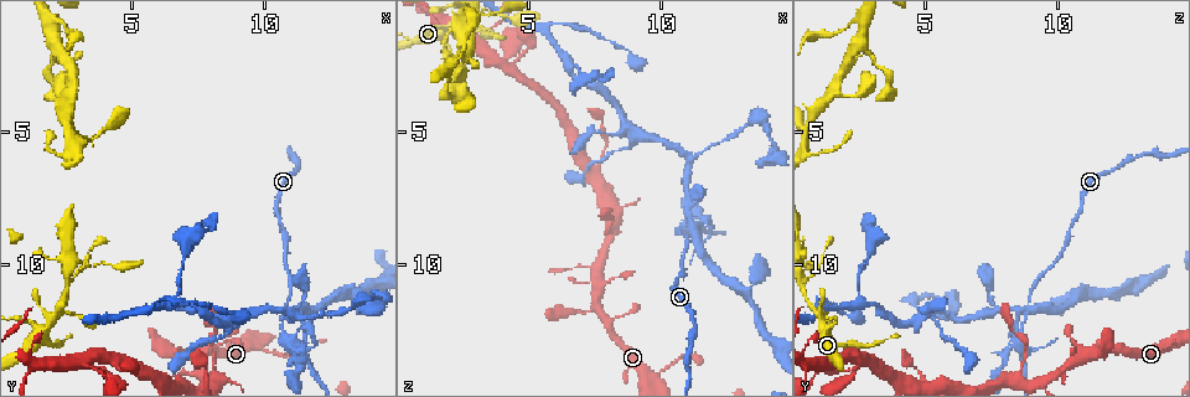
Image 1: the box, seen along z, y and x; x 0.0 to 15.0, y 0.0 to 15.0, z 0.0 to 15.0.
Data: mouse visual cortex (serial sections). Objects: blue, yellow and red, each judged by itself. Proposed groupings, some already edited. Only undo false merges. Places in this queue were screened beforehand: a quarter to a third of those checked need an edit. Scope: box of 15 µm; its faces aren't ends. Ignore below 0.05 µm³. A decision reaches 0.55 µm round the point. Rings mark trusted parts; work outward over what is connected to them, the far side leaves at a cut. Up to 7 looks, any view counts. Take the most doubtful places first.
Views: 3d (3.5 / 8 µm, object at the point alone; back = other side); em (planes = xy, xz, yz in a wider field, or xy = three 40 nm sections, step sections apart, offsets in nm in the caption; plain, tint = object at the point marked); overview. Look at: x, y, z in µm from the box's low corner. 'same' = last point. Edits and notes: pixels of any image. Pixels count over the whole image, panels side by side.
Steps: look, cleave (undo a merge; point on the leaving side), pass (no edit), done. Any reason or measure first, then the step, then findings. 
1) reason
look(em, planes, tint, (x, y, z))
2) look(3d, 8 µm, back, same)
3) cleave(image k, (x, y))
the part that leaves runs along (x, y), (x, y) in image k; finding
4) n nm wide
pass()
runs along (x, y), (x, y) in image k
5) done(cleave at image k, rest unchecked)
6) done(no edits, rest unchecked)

sharp bend
look(3d, 3.5 µm, (2.1, 11.9, 1.1))

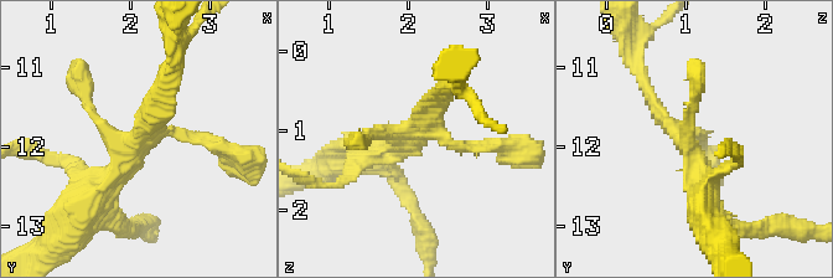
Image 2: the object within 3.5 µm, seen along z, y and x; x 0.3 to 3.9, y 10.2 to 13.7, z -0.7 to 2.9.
need the tissue
look(em, xy, step 5, tint, (2.05, 12.00, 1.00))

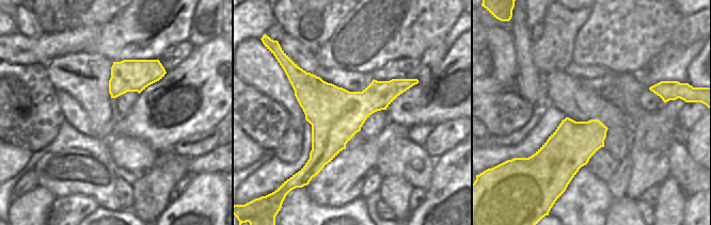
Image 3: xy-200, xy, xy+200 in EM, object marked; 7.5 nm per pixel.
pass()
runs along (84, 210), (141, 137), (164, 83) in image 2; continuous, no second cell

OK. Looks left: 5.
small branch off a trunk
look(3d, 8 µm, (7.5, 13.4, 11.6))

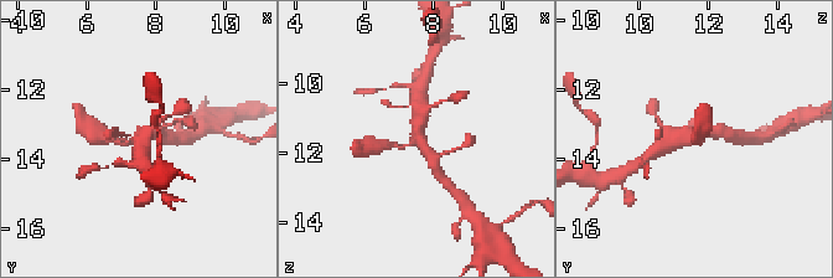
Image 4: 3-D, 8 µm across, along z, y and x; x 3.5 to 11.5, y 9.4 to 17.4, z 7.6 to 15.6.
shape alone is not enough
look(em, xy, step 5, tint, (7.6, 13.3, 11.5))

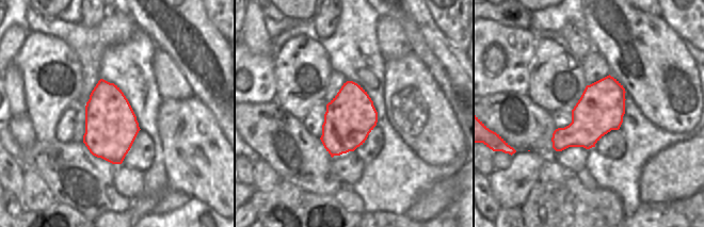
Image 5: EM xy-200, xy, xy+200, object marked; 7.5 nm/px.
380 nm wide
pass()
runs along (720, 133), (693, 134), (658, 149) in image 4; all the same cell

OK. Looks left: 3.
look(3d, 3.5 µm, (4.0, 13.6, 2.4))

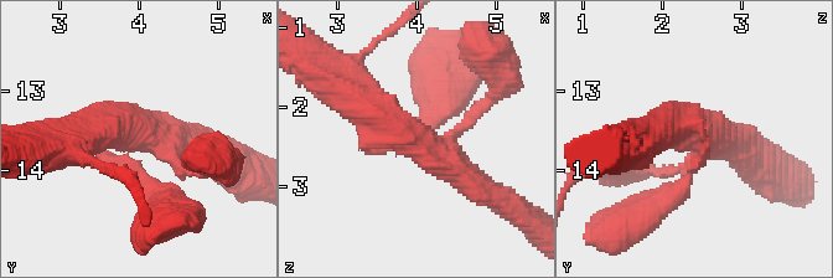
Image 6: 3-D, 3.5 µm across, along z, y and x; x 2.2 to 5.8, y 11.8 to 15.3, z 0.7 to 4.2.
now the EM
look(em, xy, step 2, tint, (3.95, 13.50, 2.45))

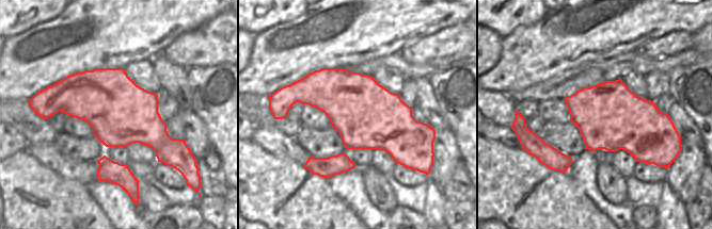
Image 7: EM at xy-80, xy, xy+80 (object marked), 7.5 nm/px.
cut it another way
look(em, xy, step 1, tint, same)

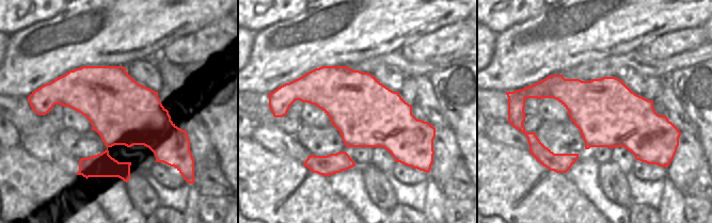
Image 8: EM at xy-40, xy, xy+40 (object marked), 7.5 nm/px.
4 arms
pass()
runs along (481, 191), (348, 92) in image 6; all the same cell

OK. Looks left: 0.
done(no edits, rest unchecked)

